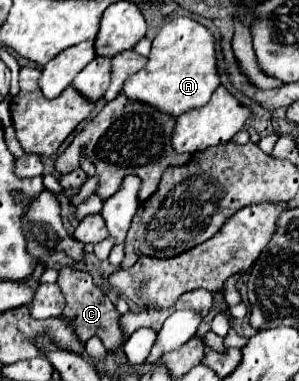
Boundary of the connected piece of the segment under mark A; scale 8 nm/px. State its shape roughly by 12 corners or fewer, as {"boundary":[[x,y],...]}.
{"boundary":[[173,18],[147,64],[129,102],[175,118],[219,86],[211,32]]}

